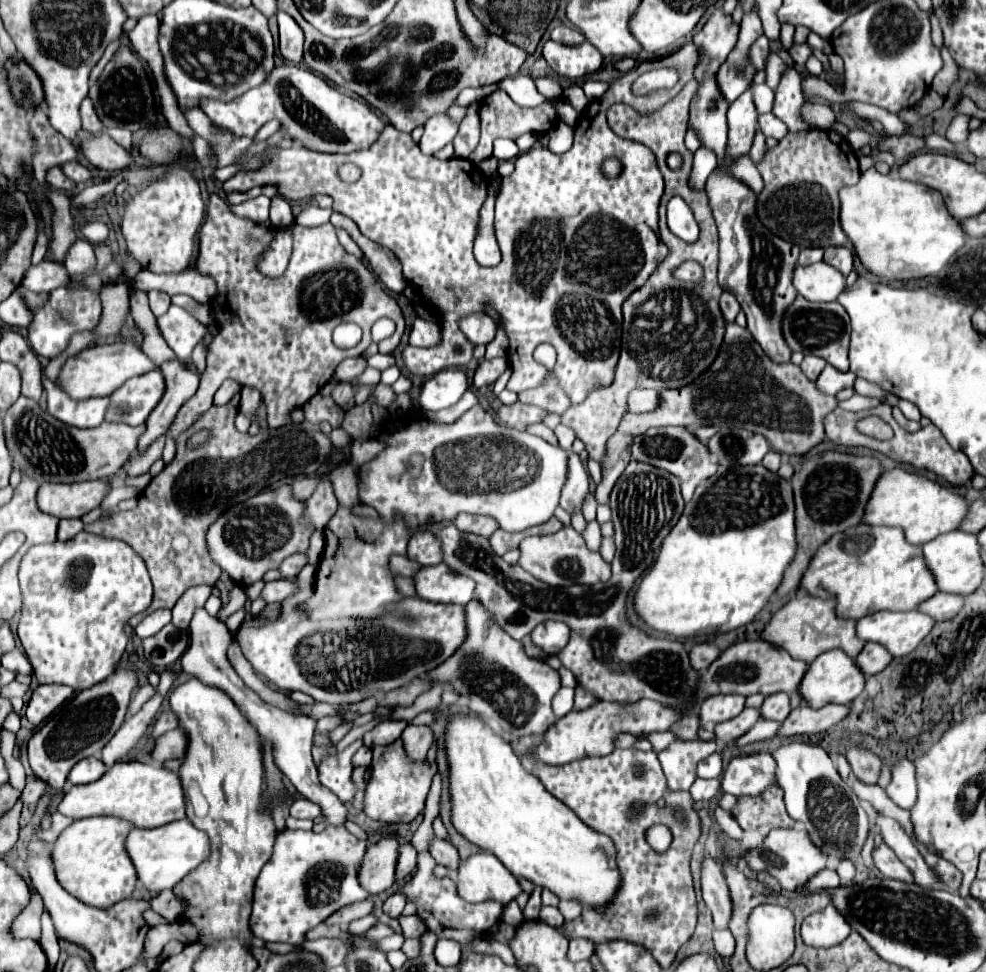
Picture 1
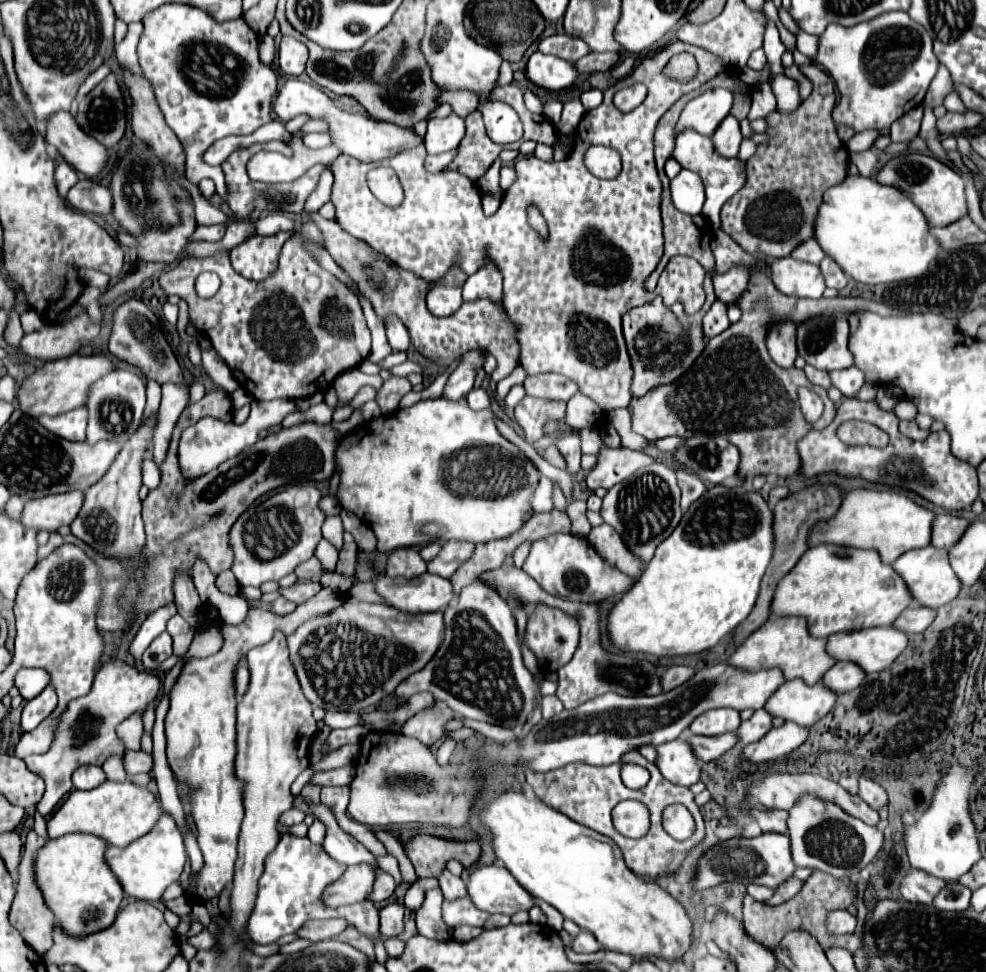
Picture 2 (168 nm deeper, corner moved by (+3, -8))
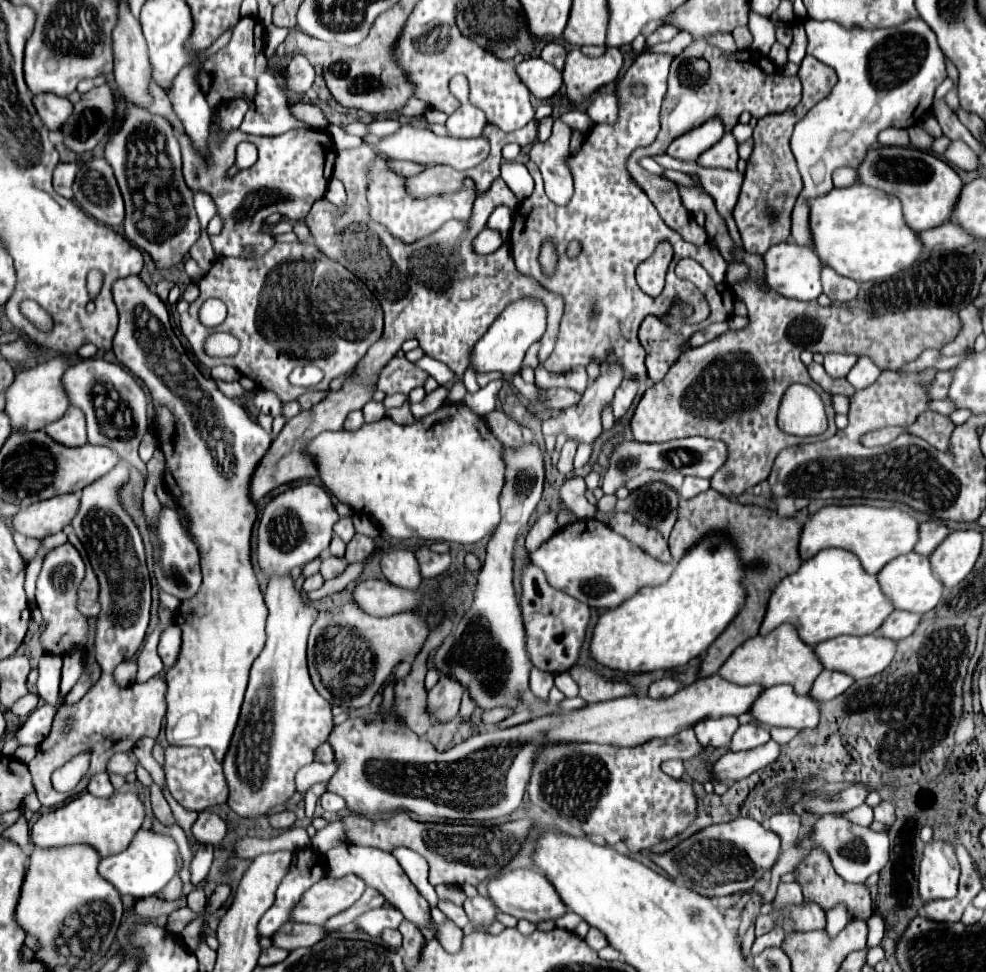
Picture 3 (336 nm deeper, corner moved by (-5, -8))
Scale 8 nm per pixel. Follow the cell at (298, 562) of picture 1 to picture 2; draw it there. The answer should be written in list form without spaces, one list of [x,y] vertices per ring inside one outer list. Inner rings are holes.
[[[311,557],[311,559],[303,561],[303,563],[297,565],[297,569],[295,569],[295,575],[297,575],[299,581],[313,581],[313,579],[319,581],[321,573],[323,573],[323,569],[321,569],[321,563],[319,563],[317,557]]]

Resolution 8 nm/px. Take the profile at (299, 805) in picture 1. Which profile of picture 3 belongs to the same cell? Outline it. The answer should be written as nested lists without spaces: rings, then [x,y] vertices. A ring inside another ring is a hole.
[[[283,809],[283,811],[279,811],[279,813],[273,813],[273,815],[269,815],[269,825],[273,827],[273,829],[289,829],[289,827],[293,827],[293,823],[295,823],[295,813],[293,811],[287,811],[287,809]]]

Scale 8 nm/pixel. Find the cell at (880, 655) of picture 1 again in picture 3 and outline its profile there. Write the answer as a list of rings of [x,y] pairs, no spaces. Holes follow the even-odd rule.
[[[823,671],[823,673],[815,679],[813,689],[809,691],[809,695],[811,695],[815,701],[823,703],[823,701],[829,701],[829,699],[841,695],[841,693],[843,693],[847,687],[851,687],[851,685],[853,685],[853,679],[851,679],[849,675],[837,673],[837,671]]]

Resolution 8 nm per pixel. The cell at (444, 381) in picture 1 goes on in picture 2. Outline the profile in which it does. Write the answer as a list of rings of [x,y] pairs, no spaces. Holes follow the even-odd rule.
[[[461,361],[457,369],[453,369],[449,373],[449,379],[443,387],[443,397],[449,401],[459,401],[461,397],[465,397],[475,381],[475,369],[471,361]]]

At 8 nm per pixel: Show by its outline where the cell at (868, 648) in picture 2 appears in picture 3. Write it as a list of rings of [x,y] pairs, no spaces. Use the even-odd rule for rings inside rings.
[[[877,633],[865,635],[865,637],[843,635],[843,637],[835,637],[835,639],[815,645],[817,659],[821,661],[821,665],[825,669],[841,671],[853,679],[865,679],[865,677],[873,677],[873,675],[881,673],[889,665],[889,661],[893,661],[893,651],[895,651],[895,641],[889,641]]]

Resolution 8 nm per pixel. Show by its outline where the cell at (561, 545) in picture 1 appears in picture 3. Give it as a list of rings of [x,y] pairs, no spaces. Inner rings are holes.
[[[577,519],[559,529],[549,541],[531,553],[531,561],[539,565],[551,587],[569,593],[577,601],[593,609],[613,609],[629,599],[637,589],[665,583],[671,573],[671,563],[661,563],[623,535],[609,529],[597,519]]]

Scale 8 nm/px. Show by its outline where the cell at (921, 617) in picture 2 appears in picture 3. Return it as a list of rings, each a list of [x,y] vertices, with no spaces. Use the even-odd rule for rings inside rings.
[[[893,611],[885,623],[881,623],[879,627],[879,635],[899,641],[909,637],[909,633],[913,633],[913,629],[917,629],[921,615],[917,613],[909,613],[909,611]]]

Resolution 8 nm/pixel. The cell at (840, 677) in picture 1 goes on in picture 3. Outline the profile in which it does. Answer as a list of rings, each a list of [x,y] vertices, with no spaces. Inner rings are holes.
[[[775,685],[759,693],[749,713],[765,727],[807,729],[819,721],[817,705],[809,695],[795,695],[789,685]]]

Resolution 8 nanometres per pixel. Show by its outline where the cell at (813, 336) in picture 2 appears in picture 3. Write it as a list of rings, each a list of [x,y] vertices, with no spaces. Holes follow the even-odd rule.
[[[827,353],[825,355],[825,361],[823,361],[823,367],[825,367],[825,371],[827,371],[829,377],[839,379],[839,377],[845,377],[849,373],[849,369],[855,365],[855,361],[857,361],[855,355]]]

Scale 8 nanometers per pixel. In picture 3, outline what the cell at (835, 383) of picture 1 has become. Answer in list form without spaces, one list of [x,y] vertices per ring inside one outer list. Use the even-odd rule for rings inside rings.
[[[859,357],[857,363],[853,365],[853,369],[849,371],[847,381],[849,381],[855,389],[865,389],[865,387],[869,387],[877,377],[879,377],[879,367],[871,361],[871,357]]]

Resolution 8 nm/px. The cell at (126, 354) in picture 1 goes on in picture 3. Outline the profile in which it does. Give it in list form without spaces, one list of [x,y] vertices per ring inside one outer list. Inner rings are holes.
[[[55,355],[37,363],[35,367],[23,369],[15,375],[13,383],[5,389],[5,413],[11,421],[11,429],[15,431],[39,431],[45,425],[63,417],[69,401],[65,397],[65,389],[61,389],[61,375],[67,367],[67,359]]]

